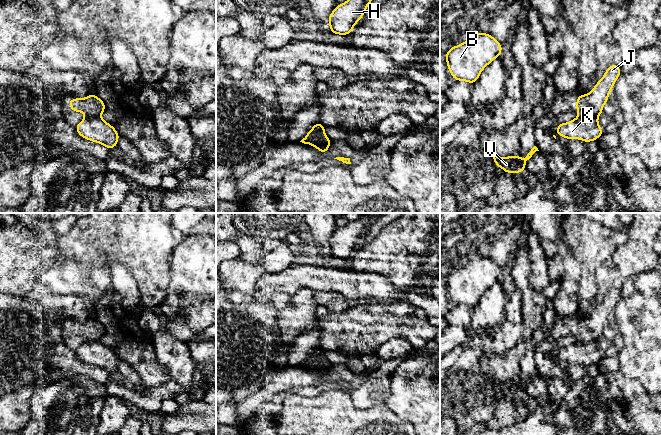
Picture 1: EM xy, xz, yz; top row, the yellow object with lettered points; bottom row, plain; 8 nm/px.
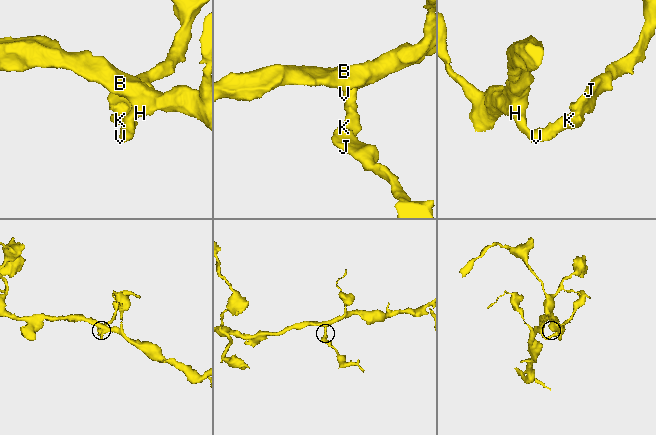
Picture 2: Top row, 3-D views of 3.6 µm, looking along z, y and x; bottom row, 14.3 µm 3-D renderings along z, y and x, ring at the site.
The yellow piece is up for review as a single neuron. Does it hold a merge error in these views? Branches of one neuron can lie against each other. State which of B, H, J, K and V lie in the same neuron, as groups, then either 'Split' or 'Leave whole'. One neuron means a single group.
Groups: B H K V / J. Split

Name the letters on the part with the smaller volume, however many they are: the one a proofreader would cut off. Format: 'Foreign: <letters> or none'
Foreign: J

